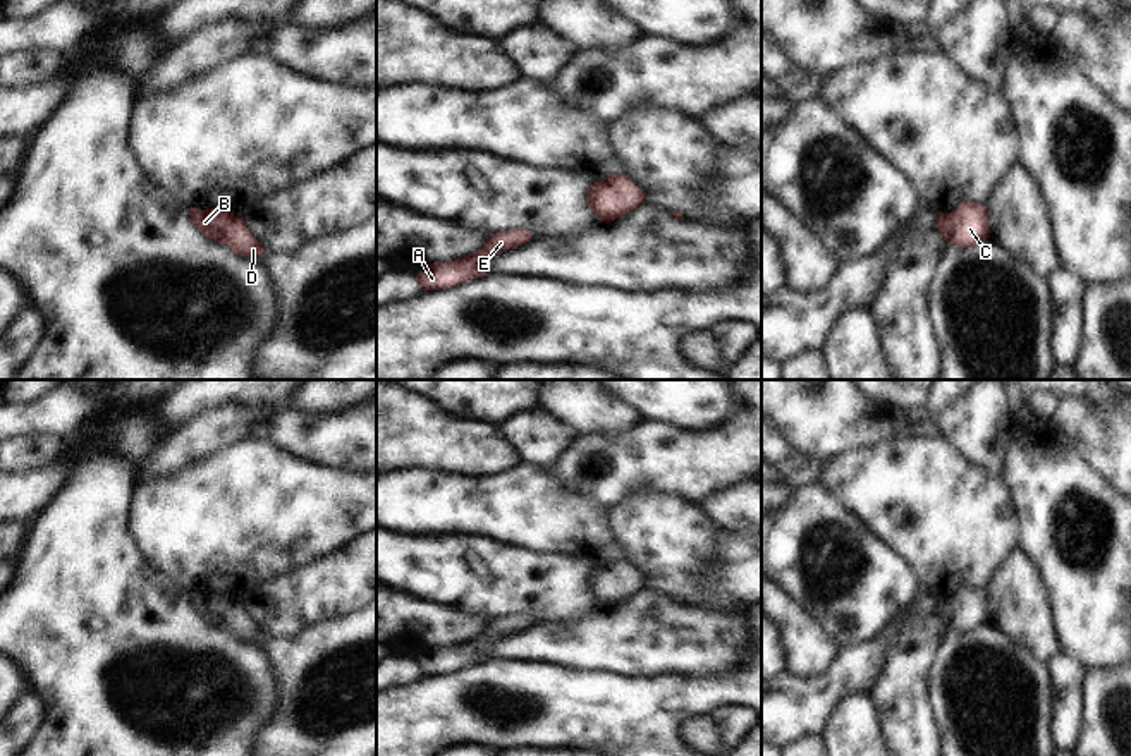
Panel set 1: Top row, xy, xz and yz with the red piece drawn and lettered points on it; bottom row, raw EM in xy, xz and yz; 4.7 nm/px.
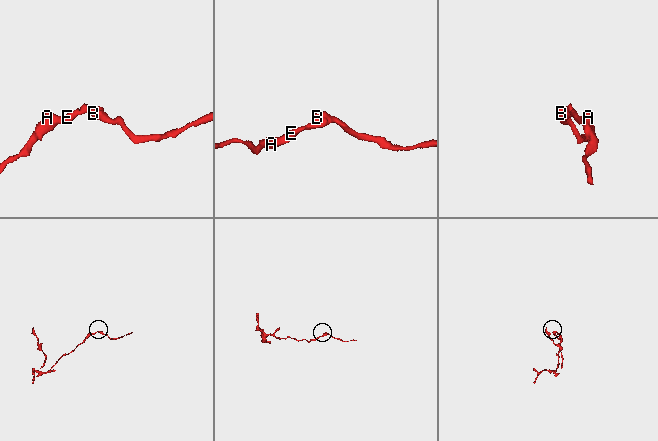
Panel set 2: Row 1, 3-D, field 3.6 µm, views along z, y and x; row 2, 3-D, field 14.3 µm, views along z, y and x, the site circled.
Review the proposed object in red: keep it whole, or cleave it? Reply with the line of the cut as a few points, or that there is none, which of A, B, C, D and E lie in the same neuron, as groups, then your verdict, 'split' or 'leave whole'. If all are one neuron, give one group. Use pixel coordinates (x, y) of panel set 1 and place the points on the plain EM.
no cut; A B C D E; leave whole

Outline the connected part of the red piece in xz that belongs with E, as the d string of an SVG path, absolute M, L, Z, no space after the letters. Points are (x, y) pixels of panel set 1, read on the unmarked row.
M528 613L504 615L488 622L485 631L464 643L430 648L416 663L421 675L442 675L485 660L486 644L500 636L514 634L531 625Z

